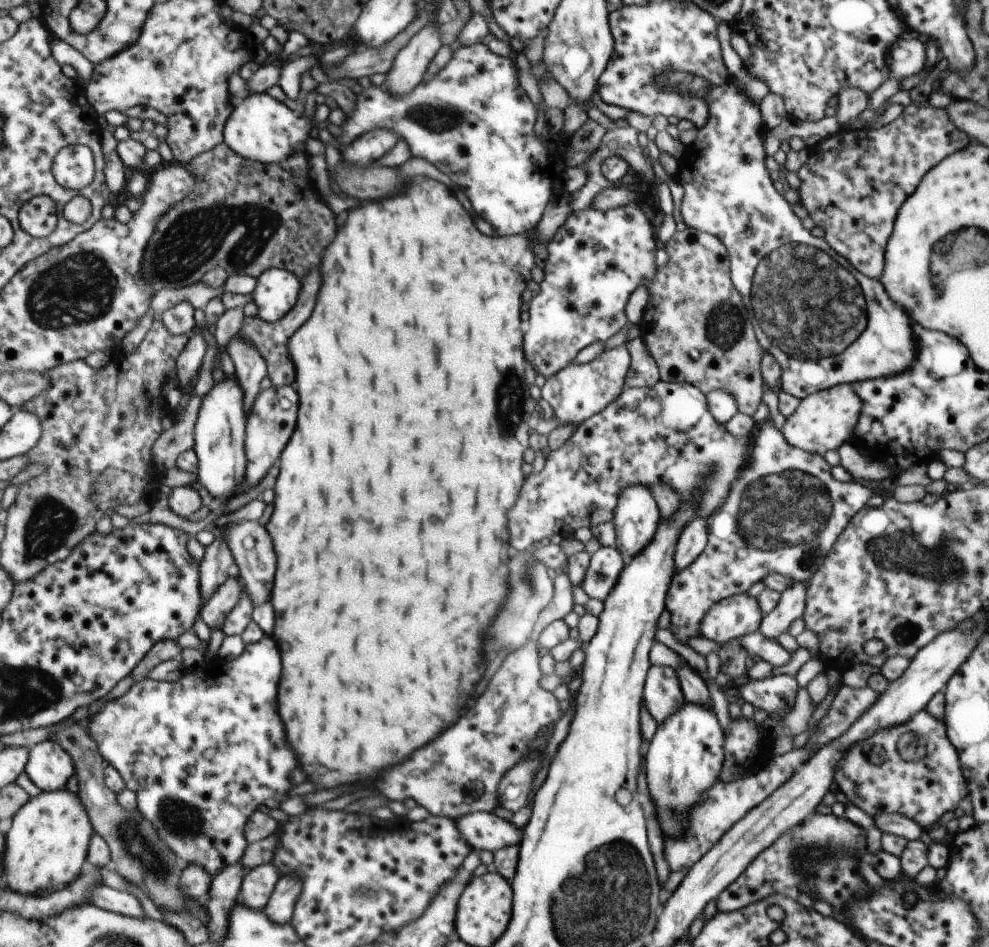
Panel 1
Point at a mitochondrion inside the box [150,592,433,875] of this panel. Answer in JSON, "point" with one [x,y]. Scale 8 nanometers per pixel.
{"point":[181,825]}

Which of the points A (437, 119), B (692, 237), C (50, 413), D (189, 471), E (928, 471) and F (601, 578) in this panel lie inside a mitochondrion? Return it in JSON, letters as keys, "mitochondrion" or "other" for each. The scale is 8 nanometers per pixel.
{"A":"mitochondrion","B":"other","C":"other","D":"other","E":"other","F":"mitochondrion"}

